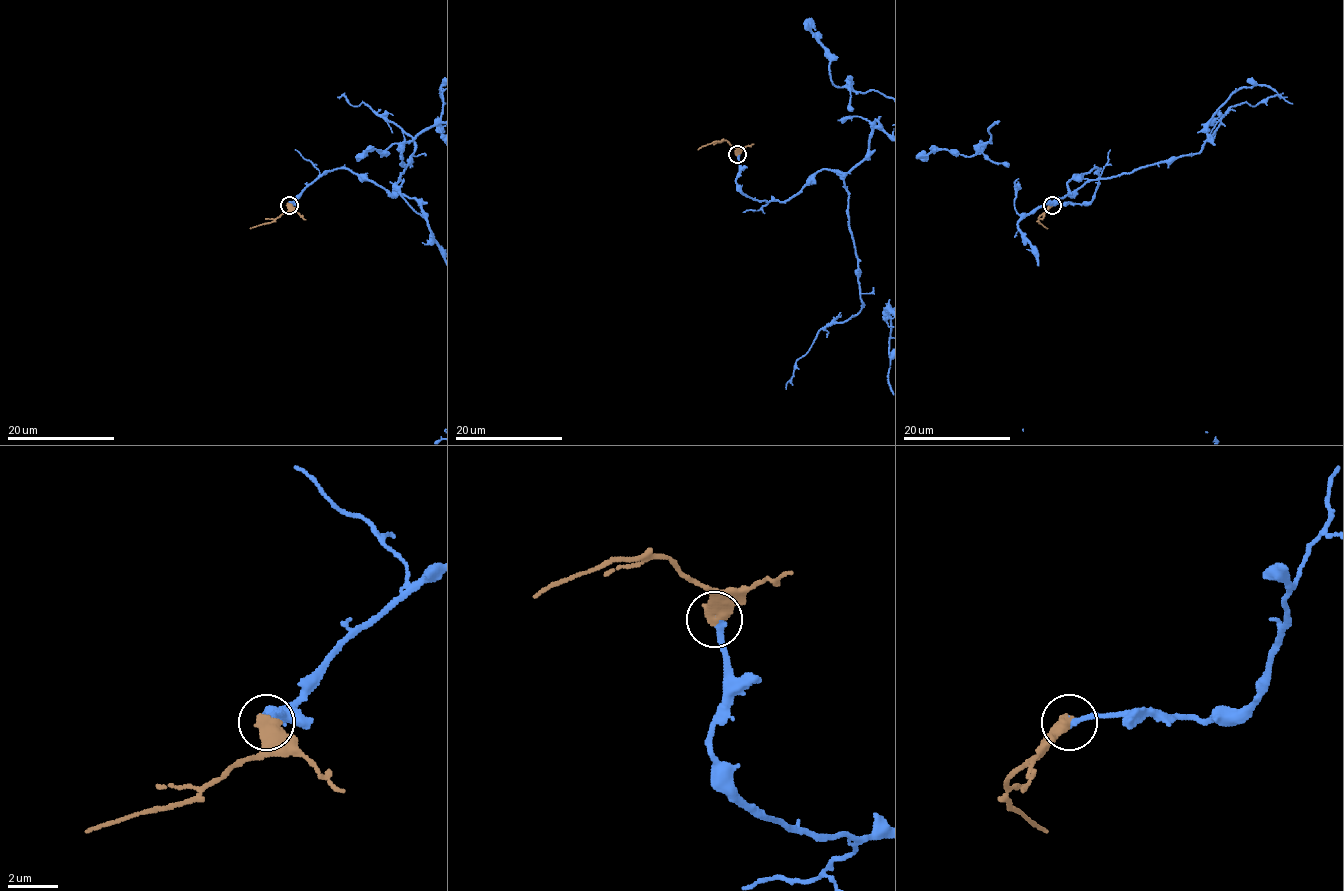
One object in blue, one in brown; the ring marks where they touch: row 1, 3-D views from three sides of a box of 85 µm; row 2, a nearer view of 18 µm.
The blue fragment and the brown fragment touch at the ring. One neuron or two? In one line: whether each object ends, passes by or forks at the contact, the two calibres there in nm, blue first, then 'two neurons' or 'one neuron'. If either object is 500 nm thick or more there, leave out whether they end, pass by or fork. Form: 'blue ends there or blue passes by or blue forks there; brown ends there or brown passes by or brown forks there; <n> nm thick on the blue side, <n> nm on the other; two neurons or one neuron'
240 nm thick on the blue side, 650 nm on the other; one neuron

